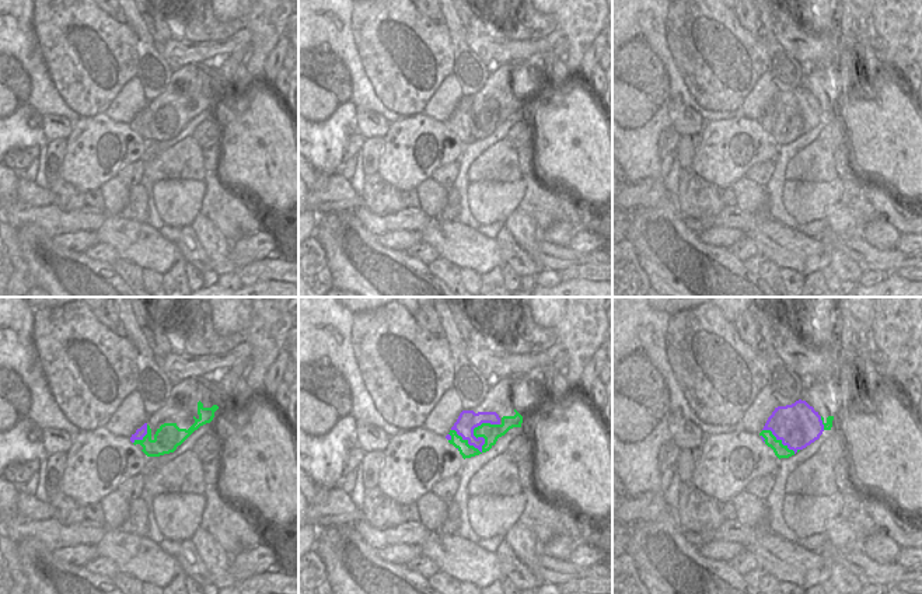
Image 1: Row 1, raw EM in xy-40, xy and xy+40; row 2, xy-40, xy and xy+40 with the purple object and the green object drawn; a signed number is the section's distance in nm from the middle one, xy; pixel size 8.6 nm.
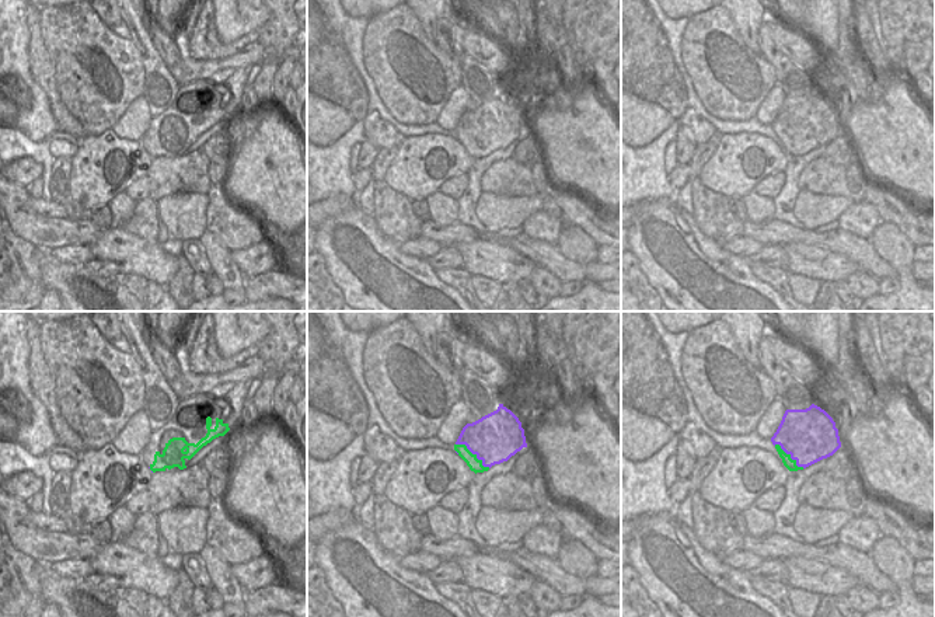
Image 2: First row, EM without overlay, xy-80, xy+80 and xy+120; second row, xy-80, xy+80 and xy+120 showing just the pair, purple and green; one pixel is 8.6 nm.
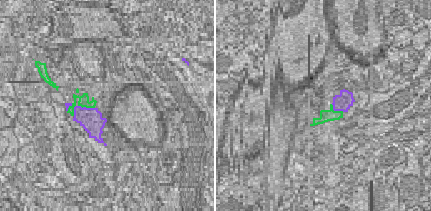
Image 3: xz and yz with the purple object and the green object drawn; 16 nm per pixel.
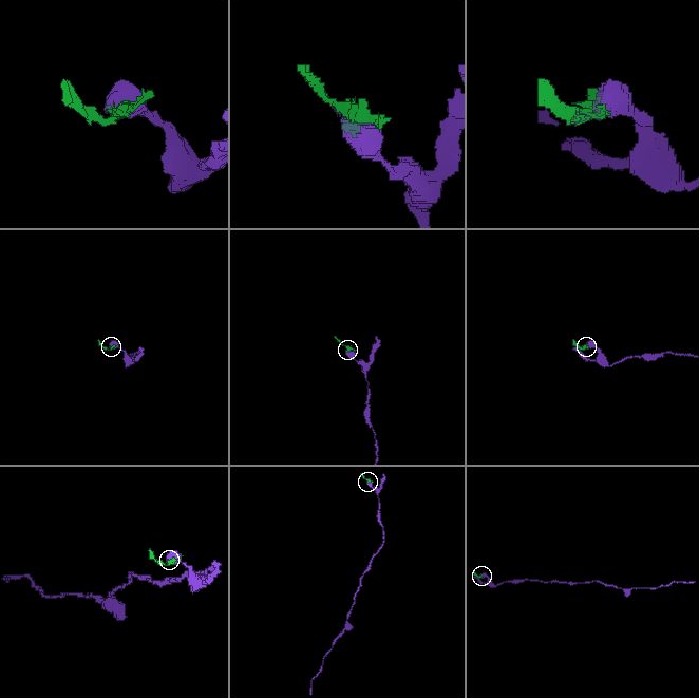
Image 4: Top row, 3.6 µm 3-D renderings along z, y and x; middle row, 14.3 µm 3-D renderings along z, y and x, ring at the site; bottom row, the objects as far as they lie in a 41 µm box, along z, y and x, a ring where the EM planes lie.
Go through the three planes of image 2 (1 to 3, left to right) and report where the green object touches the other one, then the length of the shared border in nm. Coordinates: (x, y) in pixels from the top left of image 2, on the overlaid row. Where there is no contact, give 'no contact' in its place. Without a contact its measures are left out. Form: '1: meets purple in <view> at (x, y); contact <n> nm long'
1: no contact
2: meets purple in xy+80 at (474, 453); contact 360 nm long
3: meets purple in xy+120 at (791, 456); contact 320 nm long

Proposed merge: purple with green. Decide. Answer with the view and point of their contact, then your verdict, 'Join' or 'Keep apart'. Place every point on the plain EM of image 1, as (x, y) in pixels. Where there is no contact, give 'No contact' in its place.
Touches purple at xy (484, 125). Keep apart

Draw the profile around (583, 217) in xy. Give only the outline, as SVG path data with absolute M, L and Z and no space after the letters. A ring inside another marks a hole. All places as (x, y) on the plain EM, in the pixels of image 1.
M549 184L549 193L556 196L560 207L577 233L593 231L612 238L612 216L600 214L593 207L584 205L569 188Z

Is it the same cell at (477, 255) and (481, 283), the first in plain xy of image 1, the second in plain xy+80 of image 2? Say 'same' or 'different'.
different

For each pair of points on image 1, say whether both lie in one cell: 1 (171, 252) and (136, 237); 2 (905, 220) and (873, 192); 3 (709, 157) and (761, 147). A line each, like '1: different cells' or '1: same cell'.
1: same cell
2: same cell
3: same cell

